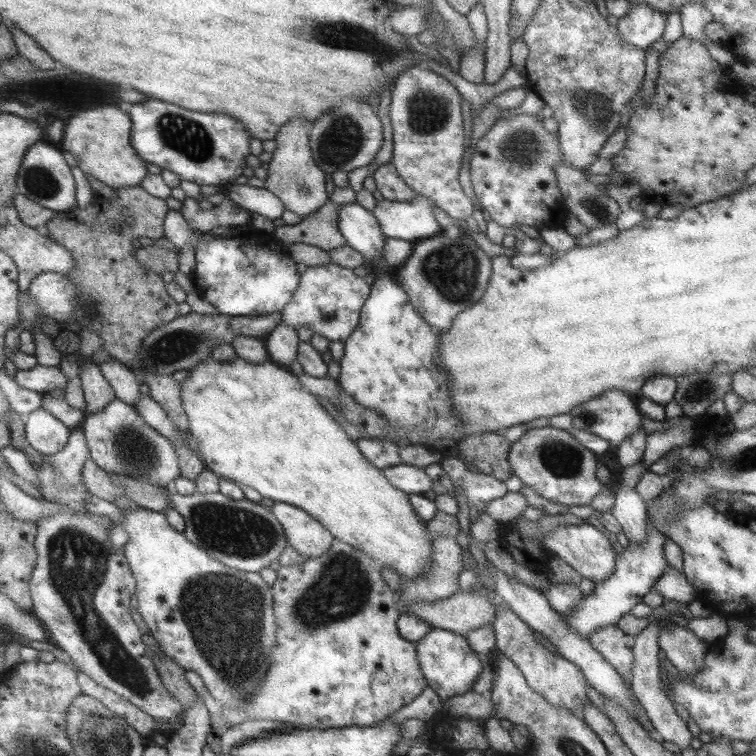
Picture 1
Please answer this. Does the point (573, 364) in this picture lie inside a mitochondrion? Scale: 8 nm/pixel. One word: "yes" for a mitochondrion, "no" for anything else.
no

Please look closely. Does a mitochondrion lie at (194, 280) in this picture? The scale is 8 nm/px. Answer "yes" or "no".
no

